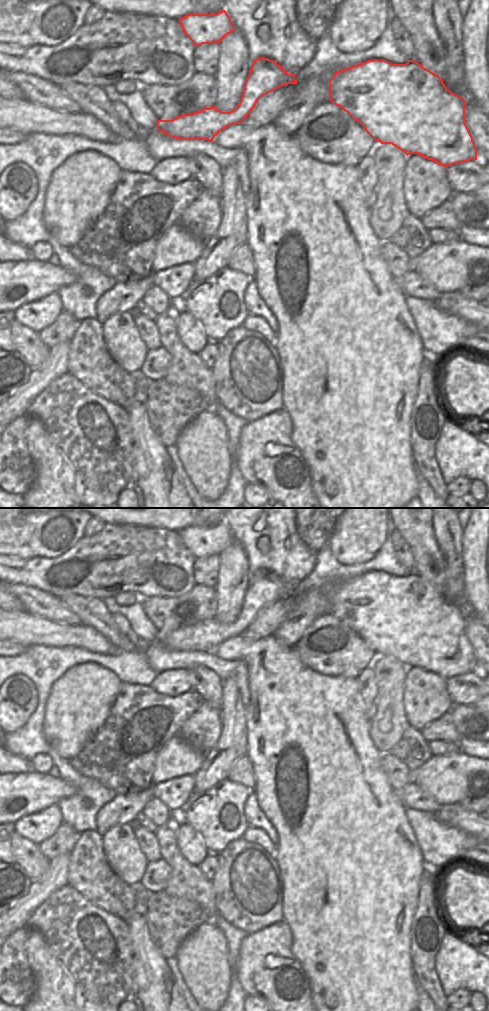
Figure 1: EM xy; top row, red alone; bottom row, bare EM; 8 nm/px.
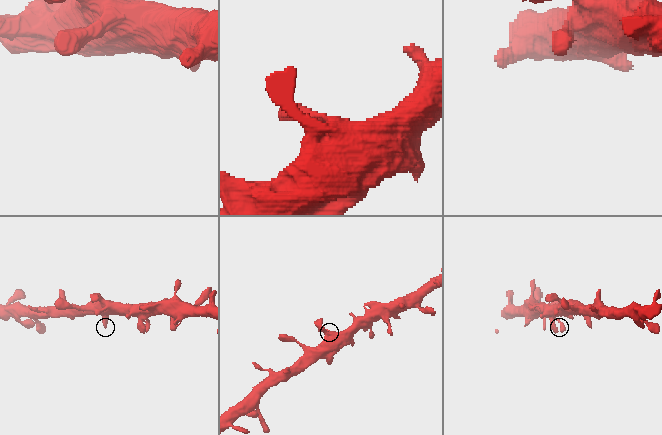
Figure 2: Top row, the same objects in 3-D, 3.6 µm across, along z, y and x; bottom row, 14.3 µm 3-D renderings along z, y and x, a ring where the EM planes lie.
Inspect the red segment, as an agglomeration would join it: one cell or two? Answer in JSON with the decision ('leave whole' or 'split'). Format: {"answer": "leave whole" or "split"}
{"answer": "leave whole"}

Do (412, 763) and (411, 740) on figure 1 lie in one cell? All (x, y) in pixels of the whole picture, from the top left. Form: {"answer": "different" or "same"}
{"answer": "same"}

